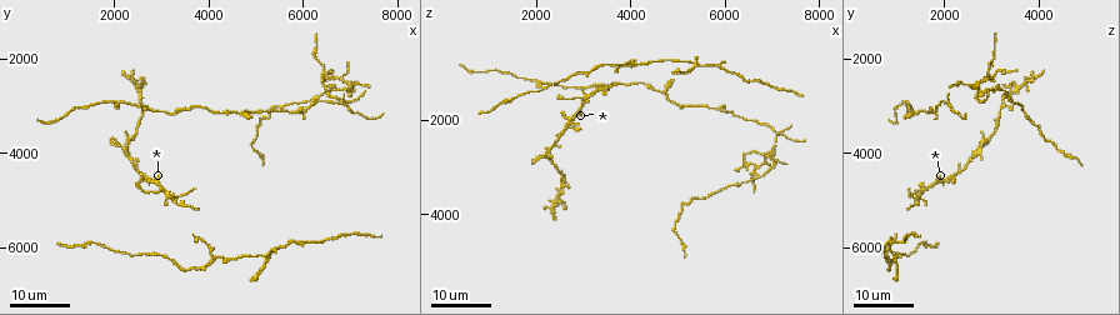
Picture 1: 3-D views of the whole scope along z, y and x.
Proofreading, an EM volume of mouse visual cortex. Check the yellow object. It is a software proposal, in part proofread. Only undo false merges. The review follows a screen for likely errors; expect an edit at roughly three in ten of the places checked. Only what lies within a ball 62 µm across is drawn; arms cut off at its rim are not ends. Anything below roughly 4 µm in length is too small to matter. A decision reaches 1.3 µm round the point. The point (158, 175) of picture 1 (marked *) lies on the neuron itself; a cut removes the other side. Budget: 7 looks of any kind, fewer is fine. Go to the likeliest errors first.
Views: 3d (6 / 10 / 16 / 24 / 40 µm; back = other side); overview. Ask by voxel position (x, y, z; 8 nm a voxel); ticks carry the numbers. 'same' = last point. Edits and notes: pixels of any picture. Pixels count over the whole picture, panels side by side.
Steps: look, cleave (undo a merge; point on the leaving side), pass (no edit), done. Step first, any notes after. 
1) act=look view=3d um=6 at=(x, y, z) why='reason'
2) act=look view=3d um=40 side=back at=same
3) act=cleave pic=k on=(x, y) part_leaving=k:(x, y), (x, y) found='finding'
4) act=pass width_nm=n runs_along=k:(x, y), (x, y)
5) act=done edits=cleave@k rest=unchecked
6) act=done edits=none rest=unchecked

act=look view=3d um=16 at=(5350, 6050, 800) why='four-way junction'

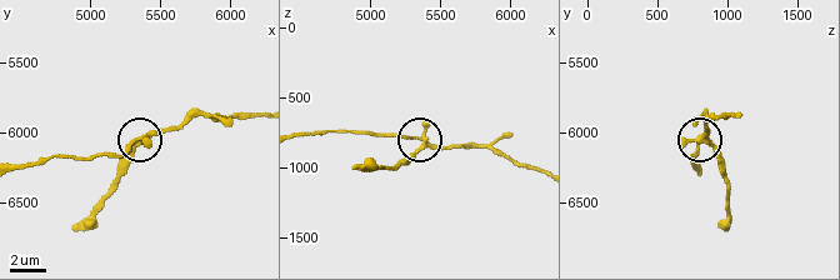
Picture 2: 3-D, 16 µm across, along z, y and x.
act=look view=3d um=6 at=(5360, 6060, 840)

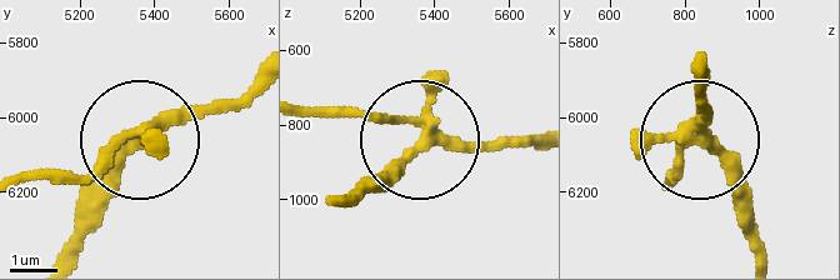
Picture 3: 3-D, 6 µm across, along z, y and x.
act=look view=3d um=6 side=back at=(5390, 6040, 840)

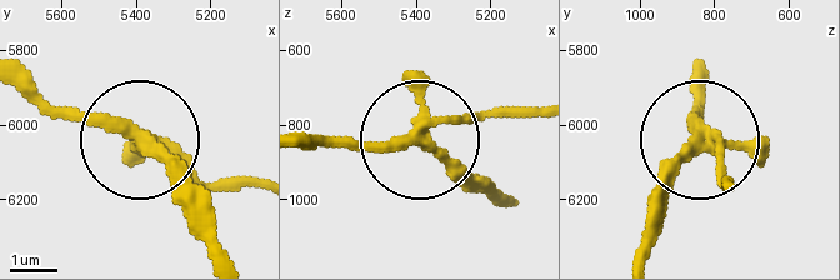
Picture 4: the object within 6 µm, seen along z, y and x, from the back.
act=cleave pic=4 on=(190, 173) width_nm=260 part_leaving=4:(144, 150), (208, 254) found='two neurons meet here'

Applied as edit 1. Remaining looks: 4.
act=look view=3d um=16 at=(4100, 6250, 800) why='a fork'

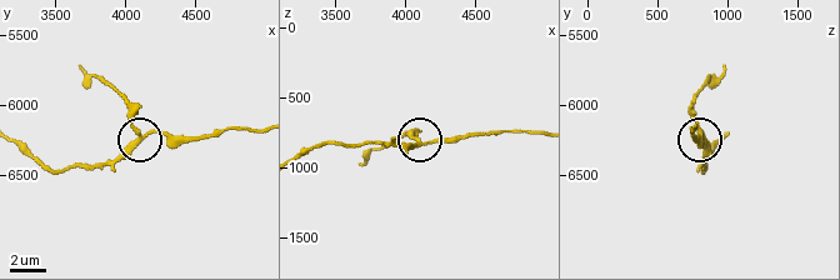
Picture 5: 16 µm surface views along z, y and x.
act=look view=3d um=10 at=(4120, 6240, 820)

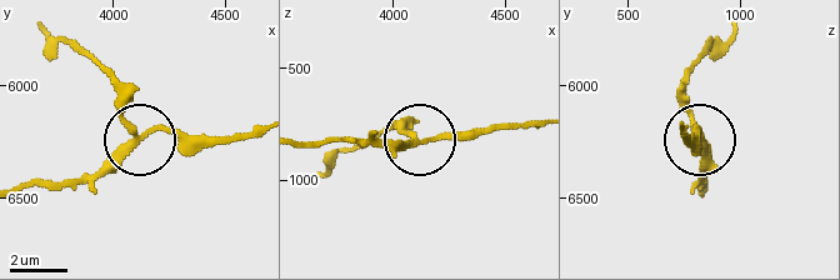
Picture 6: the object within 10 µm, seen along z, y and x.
act=cleave pic=6 on=(118, 100) part_leaving=6:(130, 139), (109, 78), (39, 23) found='two neurons meet here'

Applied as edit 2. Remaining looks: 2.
act=look view=3d um=24 at=(2200, 2950, 1250) why='thick turns thin'

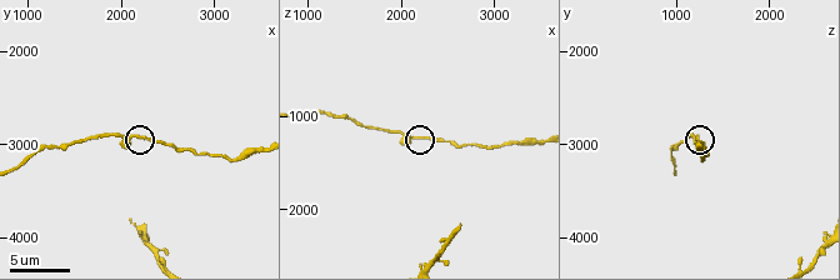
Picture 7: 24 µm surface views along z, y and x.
act=look view=3d um=6 at=(2200, 2900, 1200) why='zoom in'

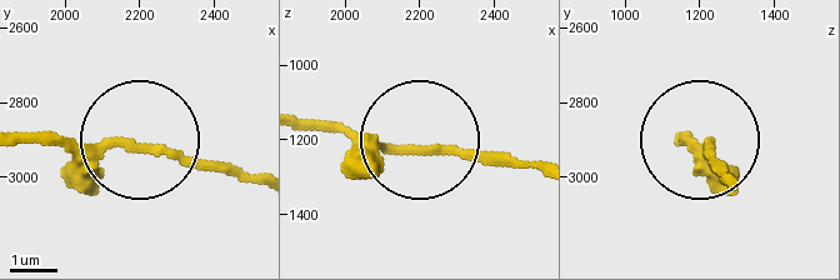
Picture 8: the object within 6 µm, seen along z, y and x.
act=pass found='all the same neuron'

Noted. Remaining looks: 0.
act=done edits=cleave@4,cleave@6 rest=unchecked

